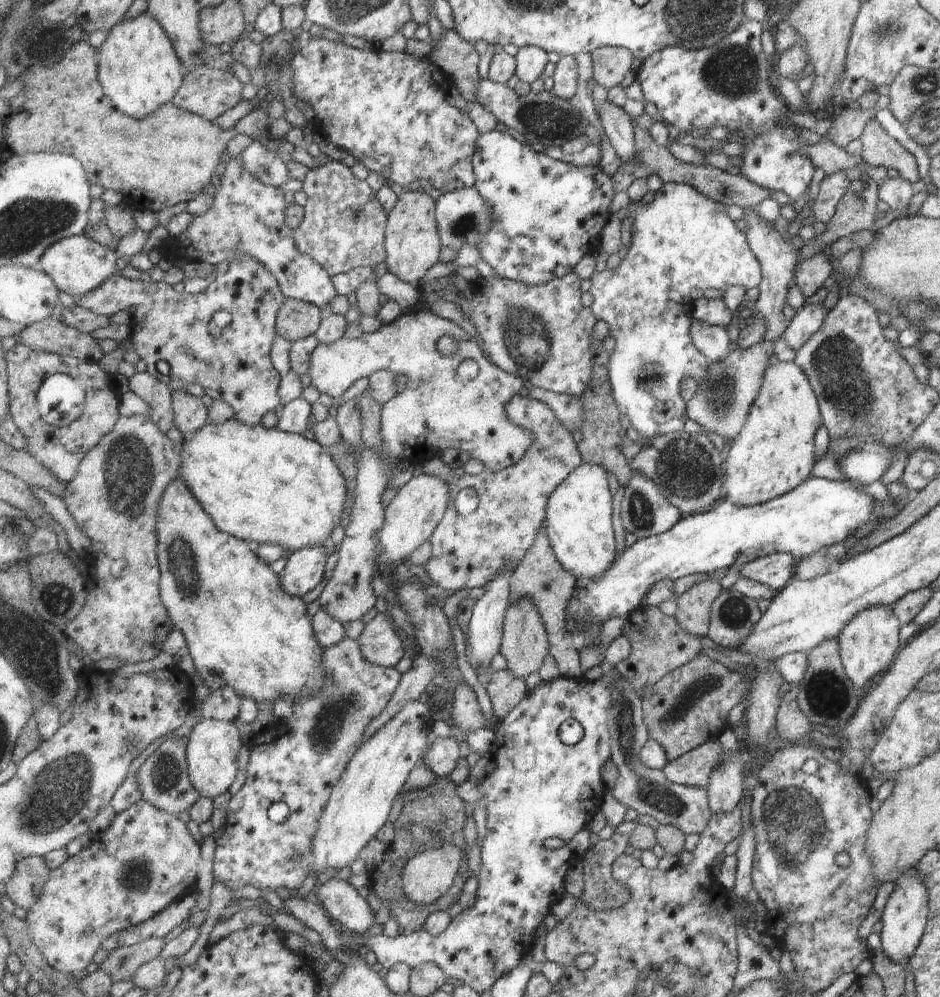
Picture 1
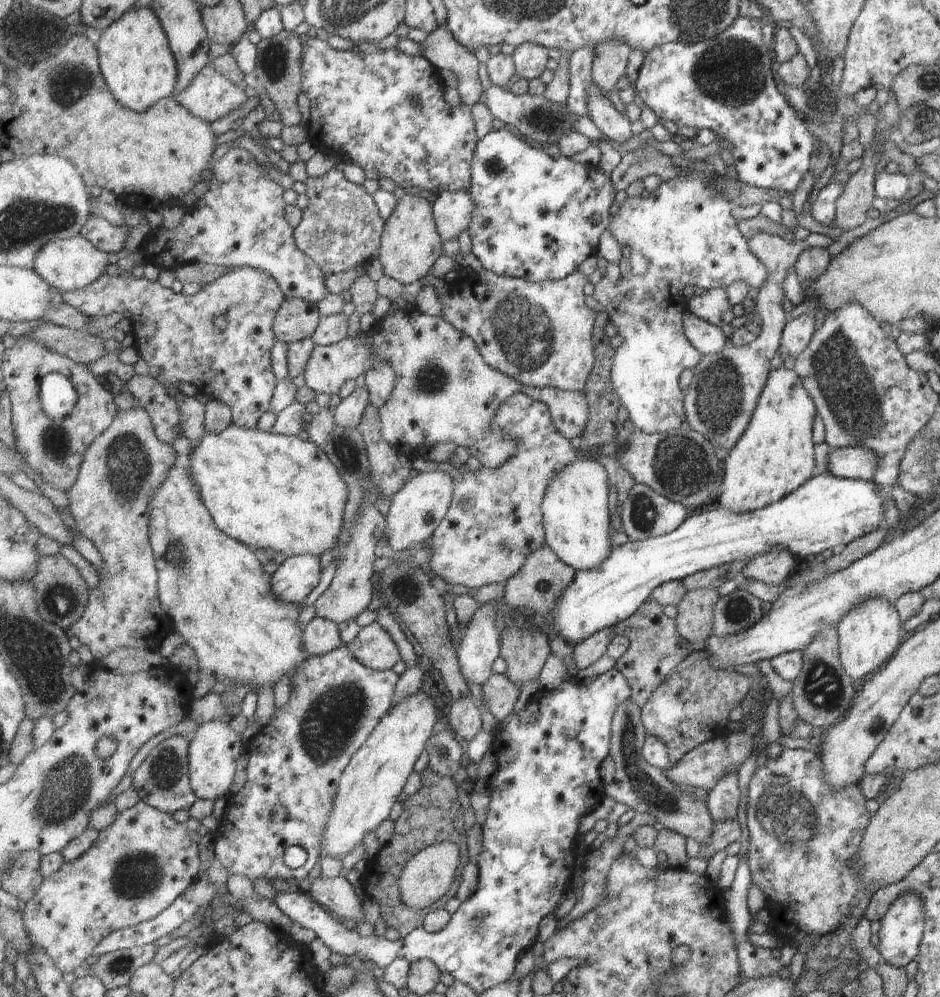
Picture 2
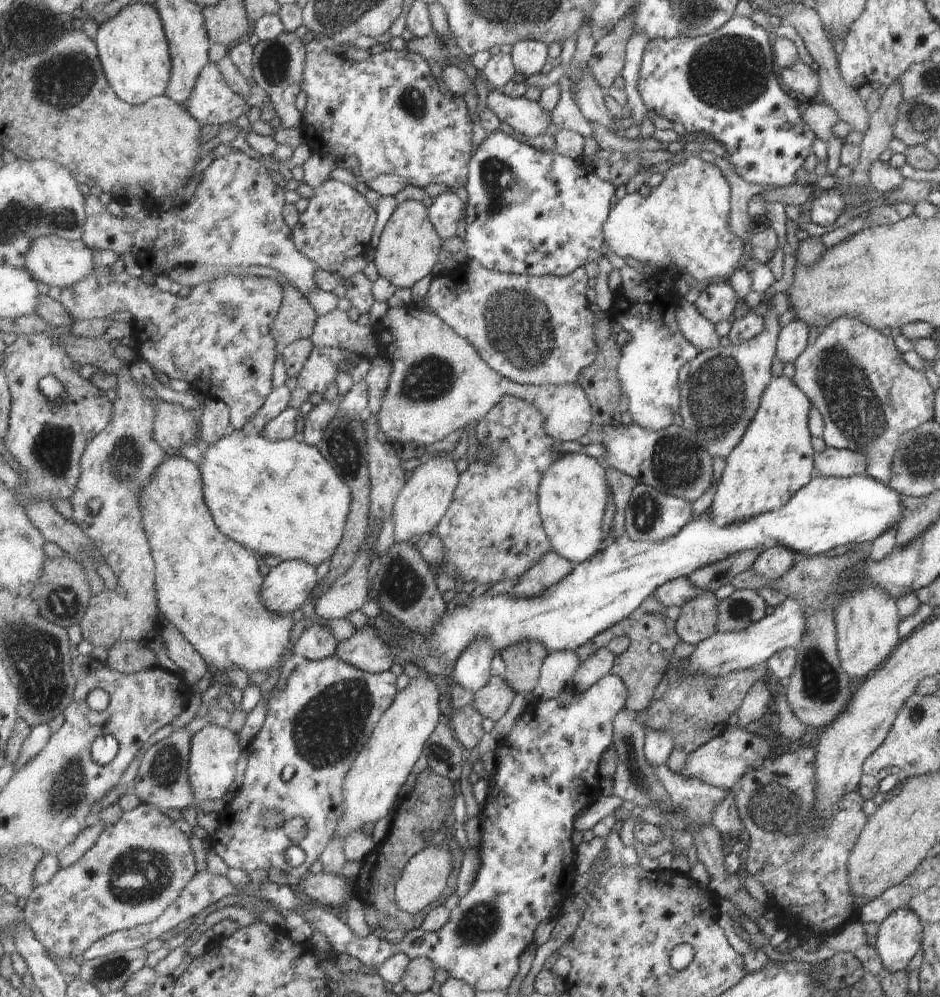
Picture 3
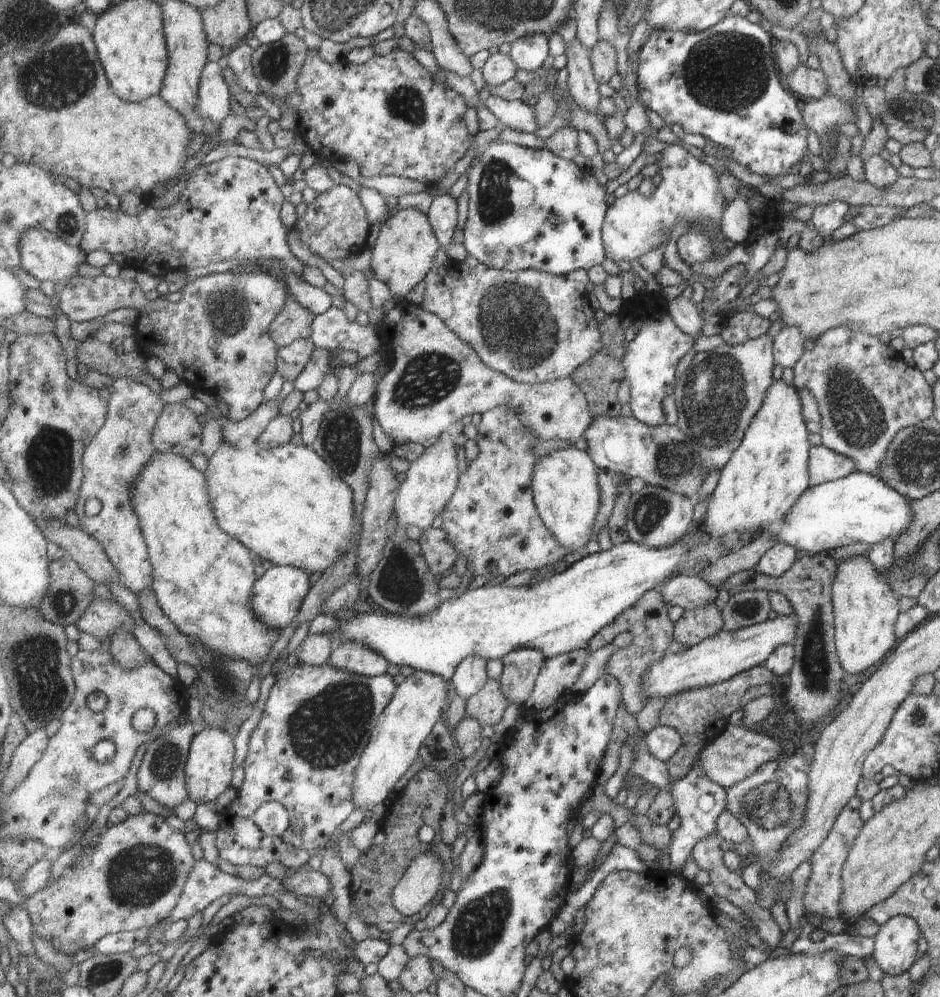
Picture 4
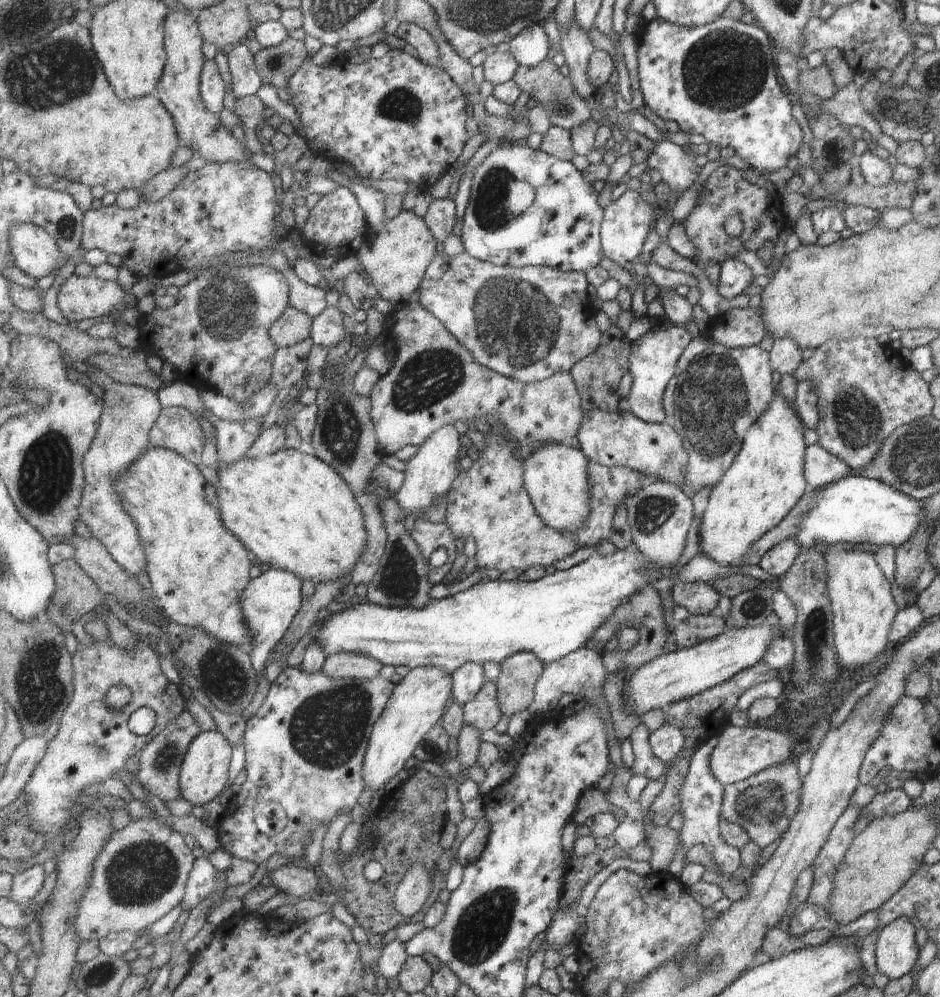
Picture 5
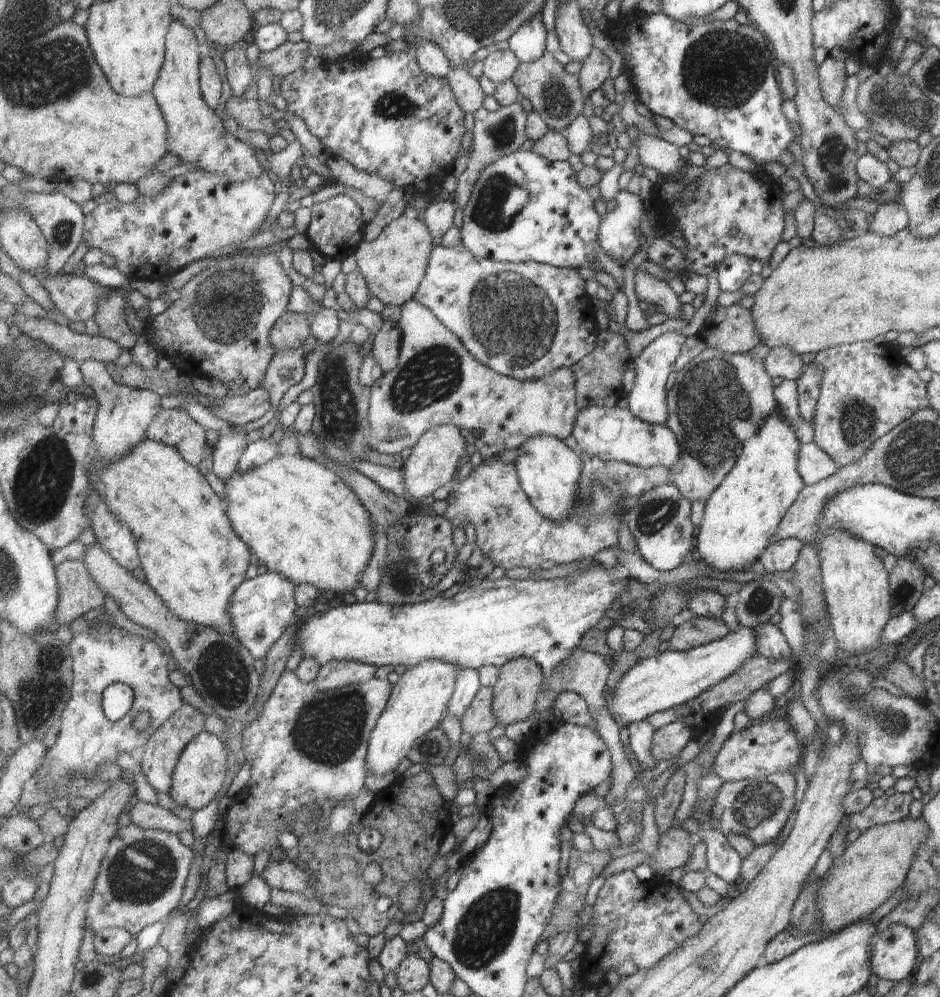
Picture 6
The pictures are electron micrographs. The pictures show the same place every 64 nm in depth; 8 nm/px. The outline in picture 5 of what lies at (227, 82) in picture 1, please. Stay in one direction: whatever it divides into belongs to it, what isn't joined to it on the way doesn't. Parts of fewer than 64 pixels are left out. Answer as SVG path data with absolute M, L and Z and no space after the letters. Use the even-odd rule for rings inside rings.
M206 60L204 71L201 76L201 98L203 98L205 108L215 116L219 116L225 108L225 75L219 72L219 66L214 60Z

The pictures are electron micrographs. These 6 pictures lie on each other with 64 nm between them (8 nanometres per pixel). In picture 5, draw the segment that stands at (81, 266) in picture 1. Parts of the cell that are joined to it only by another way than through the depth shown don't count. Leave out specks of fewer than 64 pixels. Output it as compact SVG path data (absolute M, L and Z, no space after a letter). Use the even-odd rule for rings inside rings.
M21 224L12 230L12 246L17 256L16 266L36 281L53 274L73 257L61 251L59 242L35 224Z

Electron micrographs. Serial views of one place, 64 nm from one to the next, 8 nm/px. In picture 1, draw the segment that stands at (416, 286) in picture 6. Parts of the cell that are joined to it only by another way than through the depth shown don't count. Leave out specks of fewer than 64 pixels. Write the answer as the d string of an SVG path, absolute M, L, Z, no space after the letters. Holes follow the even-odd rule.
M403 190L393 212L388 214L385 233L386 266L392 274L411 285L417 284L441 258L442 238L436 215L437 200L421 190Z

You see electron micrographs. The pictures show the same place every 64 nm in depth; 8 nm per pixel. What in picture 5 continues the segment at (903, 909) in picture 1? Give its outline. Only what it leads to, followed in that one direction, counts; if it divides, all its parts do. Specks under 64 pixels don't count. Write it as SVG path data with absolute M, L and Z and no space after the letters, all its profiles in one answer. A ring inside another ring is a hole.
M897 917L879 931L875 940L875 968L887 979L897 980L912 972L918 956L913 923Z

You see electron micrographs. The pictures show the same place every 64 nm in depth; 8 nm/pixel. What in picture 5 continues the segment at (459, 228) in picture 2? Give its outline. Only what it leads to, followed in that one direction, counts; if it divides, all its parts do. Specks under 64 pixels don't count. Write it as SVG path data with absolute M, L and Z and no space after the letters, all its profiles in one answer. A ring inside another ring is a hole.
M447 197L435 199L424 218L428 221L433 236L443 244L449 238L449 234L453 234L453 226L457 218L454 200Z

